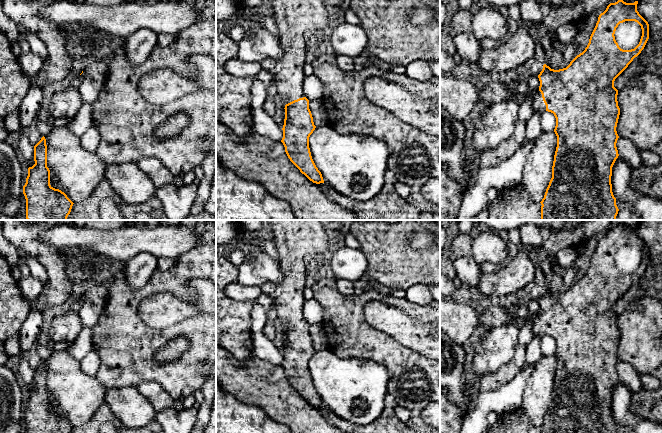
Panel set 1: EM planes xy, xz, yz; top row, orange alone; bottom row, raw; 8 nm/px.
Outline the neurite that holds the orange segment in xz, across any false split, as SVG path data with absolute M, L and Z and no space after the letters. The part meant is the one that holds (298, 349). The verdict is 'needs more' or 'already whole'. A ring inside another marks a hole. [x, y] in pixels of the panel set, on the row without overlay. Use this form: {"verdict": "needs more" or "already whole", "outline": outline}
{"verdict": "needs more", "outline": "M269 220L274 234L274 243L278 252L281 272L284 276L281 282L269 282L260 286L262 293L268 295L276 310L277 317L285 327L285 343L283 362L281 366L290 385L310 405L316 408L324 407L321 396L316 391L309 372L309 361L316 350L309 333L309 324L302 315L305 281L309 270L305 267L304 258L311 255L315 259L326 258L329 252L327 224L323 220Z"}

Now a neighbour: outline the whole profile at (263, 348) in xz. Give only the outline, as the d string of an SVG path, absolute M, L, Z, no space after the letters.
M257 302L254 303L250 311L250 318L252 322L252 354L272 364L281 365L282 352L263 333L263 328L267 324L267 312L264 307Z

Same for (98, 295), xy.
M106 284L92 286L83 292L83 297L74 302L70 310L78 313L86 303L94 303L105 306L108 298L108 287Z

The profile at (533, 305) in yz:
M530 299L529 301L523 302L525 306L533 313L536 314L540 310L540 305L538 300Z

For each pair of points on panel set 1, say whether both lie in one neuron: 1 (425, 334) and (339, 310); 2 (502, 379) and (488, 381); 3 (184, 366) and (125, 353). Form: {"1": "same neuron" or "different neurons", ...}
{"1": "different neurons", "2": "same neuron", "3": "same neuron"}

